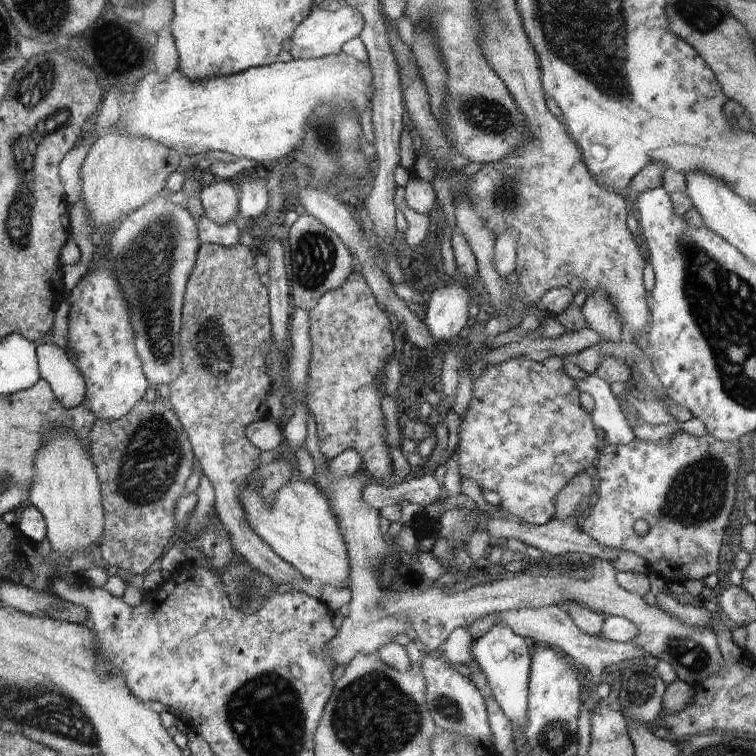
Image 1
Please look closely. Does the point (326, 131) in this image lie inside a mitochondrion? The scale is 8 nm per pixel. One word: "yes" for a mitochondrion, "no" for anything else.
yes

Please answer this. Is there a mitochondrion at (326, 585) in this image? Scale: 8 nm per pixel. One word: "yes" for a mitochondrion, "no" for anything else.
no

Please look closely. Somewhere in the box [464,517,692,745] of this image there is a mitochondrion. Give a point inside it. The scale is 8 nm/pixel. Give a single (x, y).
(640, 691)

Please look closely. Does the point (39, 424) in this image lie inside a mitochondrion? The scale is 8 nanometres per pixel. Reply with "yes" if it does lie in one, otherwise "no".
no

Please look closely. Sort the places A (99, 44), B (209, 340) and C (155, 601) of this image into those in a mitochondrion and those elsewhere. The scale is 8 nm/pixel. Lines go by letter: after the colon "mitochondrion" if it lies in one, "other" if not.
A: other
B: mitochondrion
C: other

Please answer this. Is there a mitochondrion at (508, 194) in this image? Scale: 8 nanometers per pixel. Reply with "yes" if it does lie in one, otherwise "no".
yes

